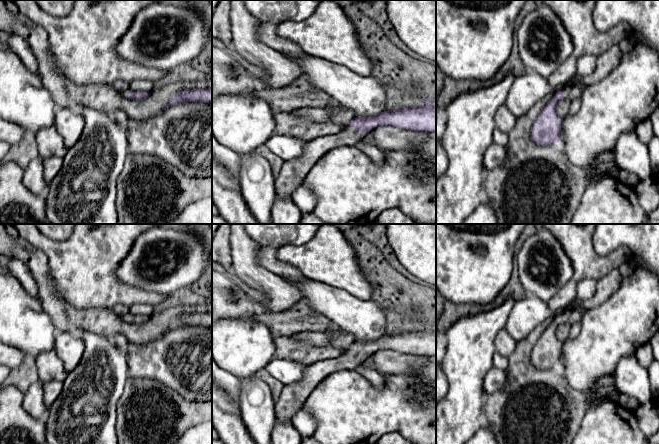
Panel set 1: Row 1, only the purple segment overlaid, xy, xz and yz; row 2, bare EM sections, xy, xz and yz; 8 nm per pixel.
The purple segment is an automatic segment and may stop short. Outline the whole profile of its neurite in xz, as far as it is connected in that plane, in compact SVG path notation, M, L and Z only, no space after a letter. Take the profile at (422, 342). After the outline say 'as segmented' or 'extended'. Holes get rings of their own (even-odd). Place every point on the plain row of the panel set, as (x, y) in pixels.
M436 322L424 323L421 330L413 332L385 334L374 341L354 341L343 355L307 365L303 378L298 383L284 386L275 402L277 418L282 422L291 422L312 391L328 375L344 369L355 369L361 364L363 356L385 349L403 354L436 357Z | extended

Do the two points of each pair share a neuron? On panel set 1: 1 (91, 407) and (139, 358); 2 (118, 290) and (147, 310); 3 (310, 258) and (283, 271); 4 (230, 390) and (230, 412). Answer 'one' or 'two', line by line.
1: two
2: two
3: two
4: two

